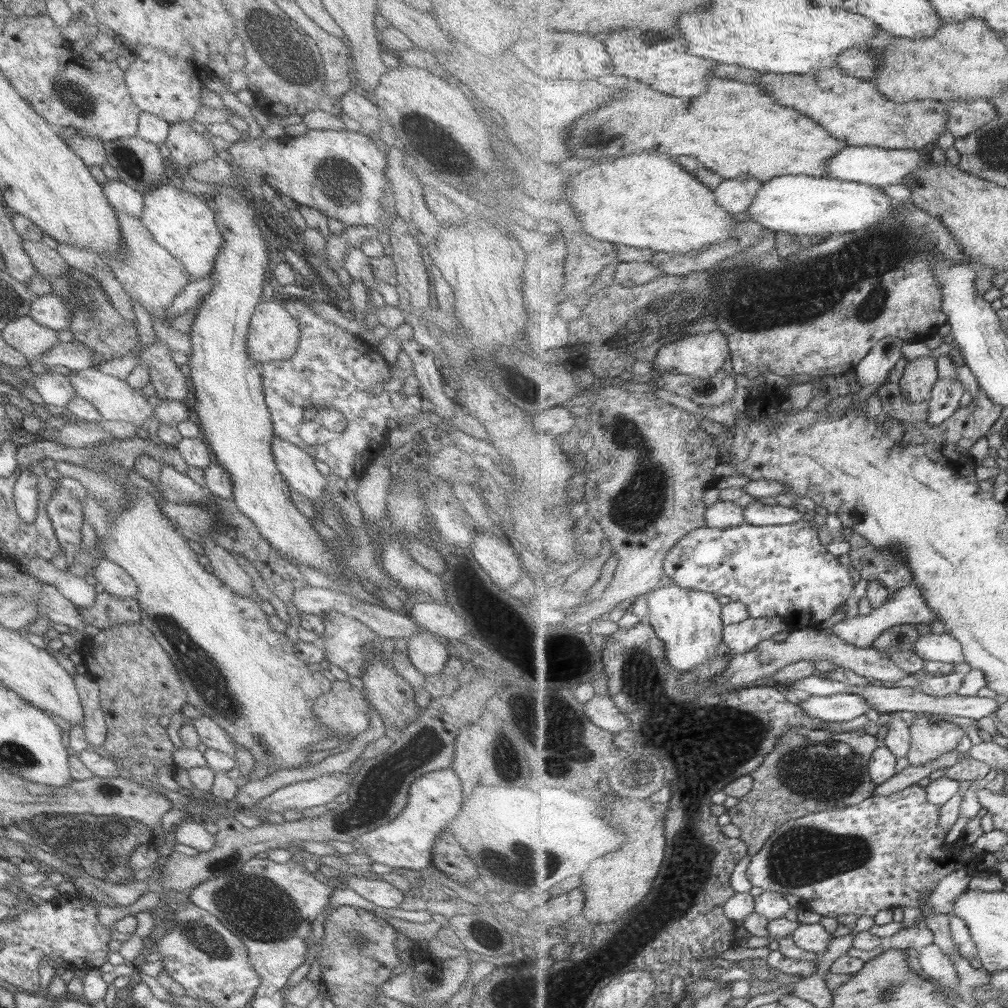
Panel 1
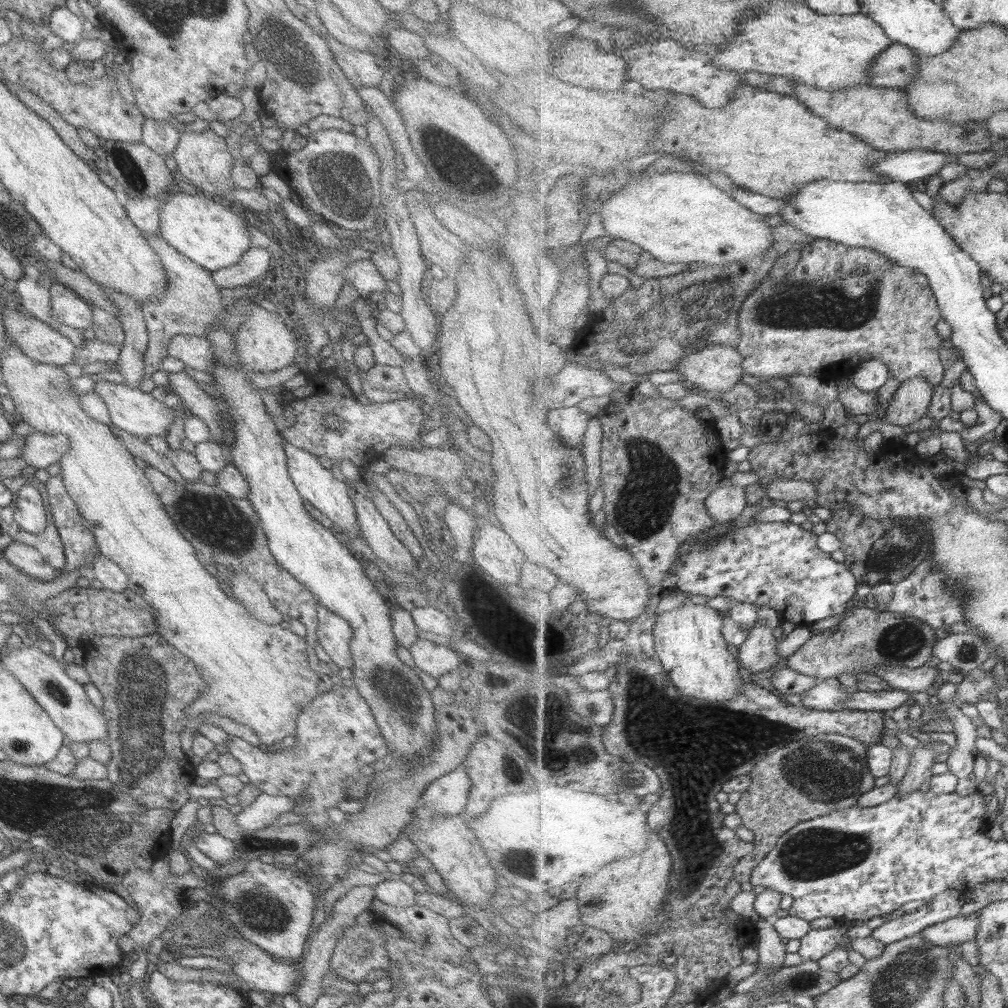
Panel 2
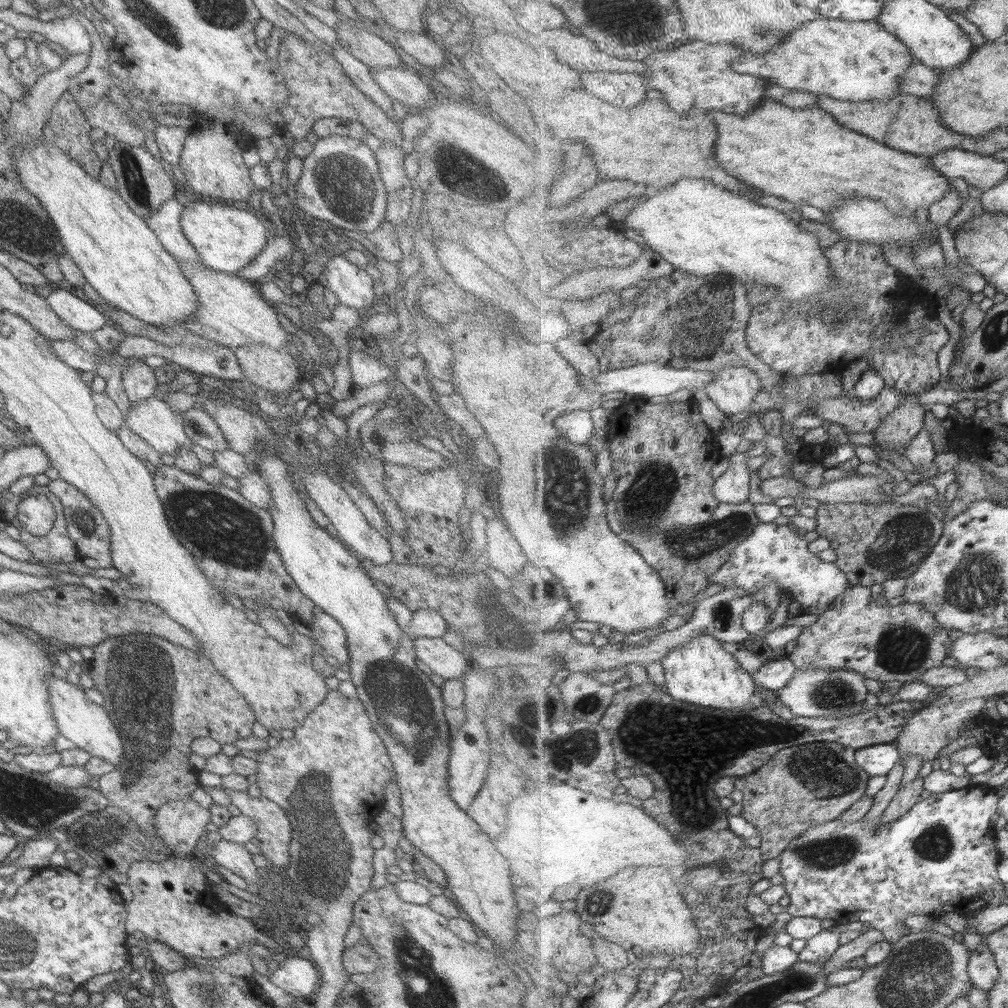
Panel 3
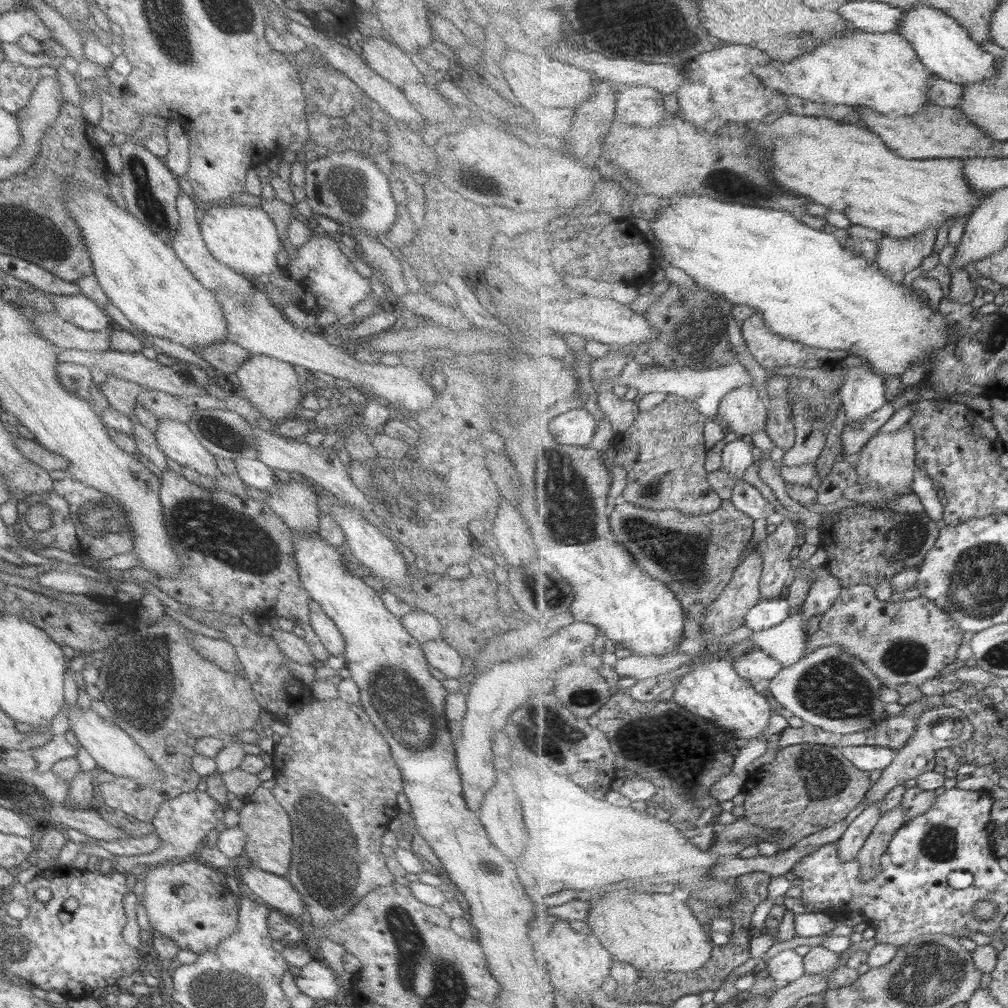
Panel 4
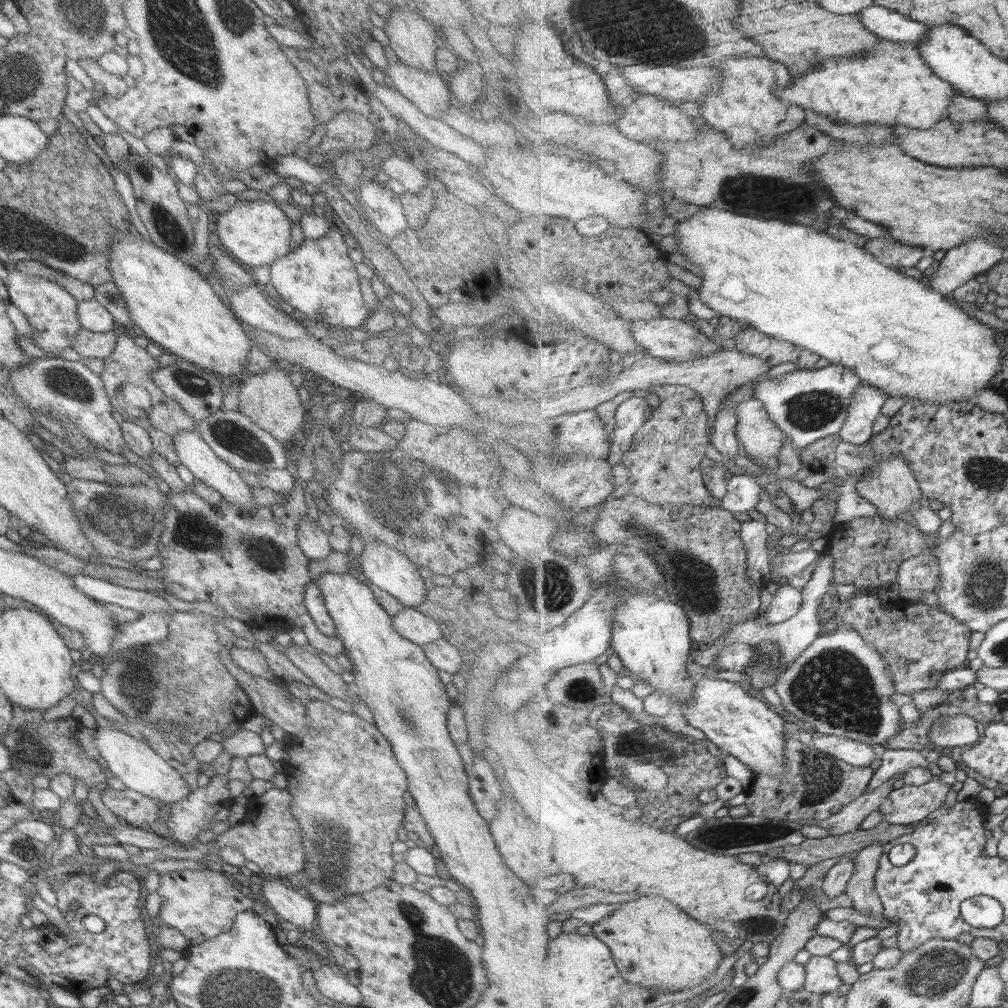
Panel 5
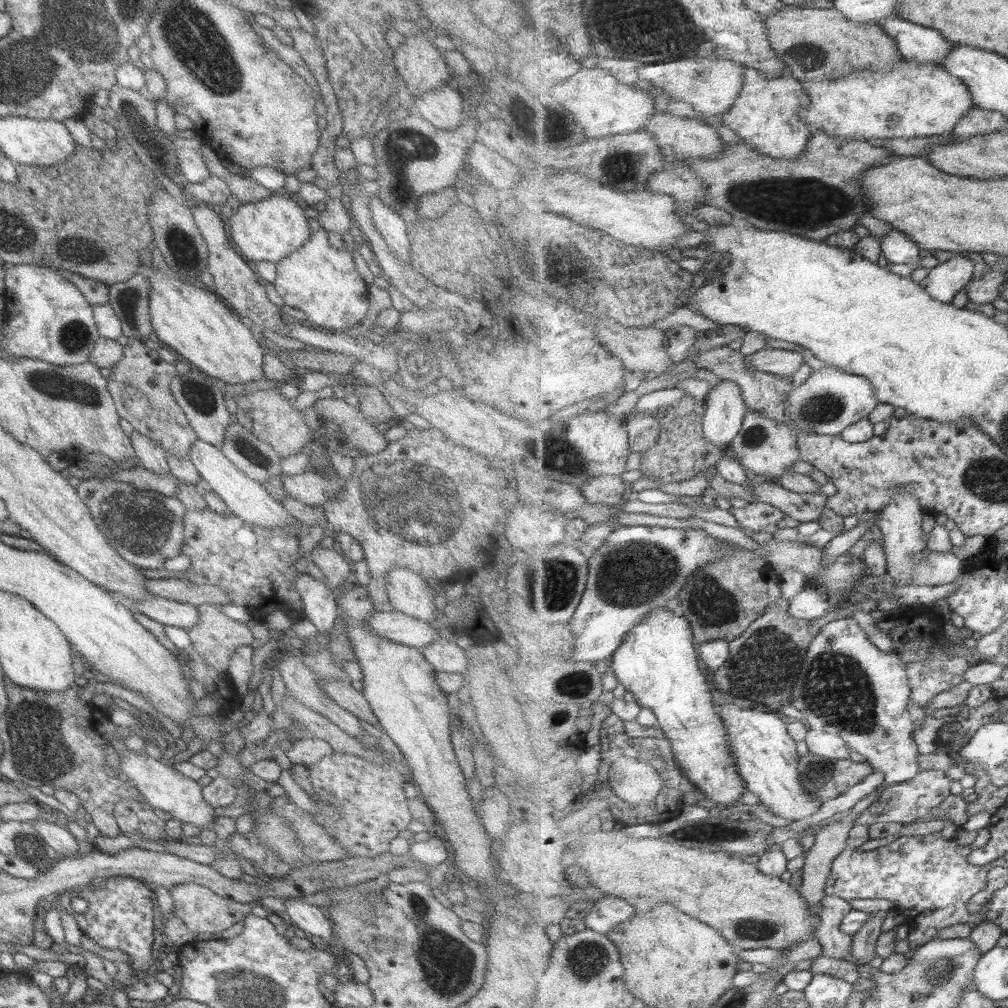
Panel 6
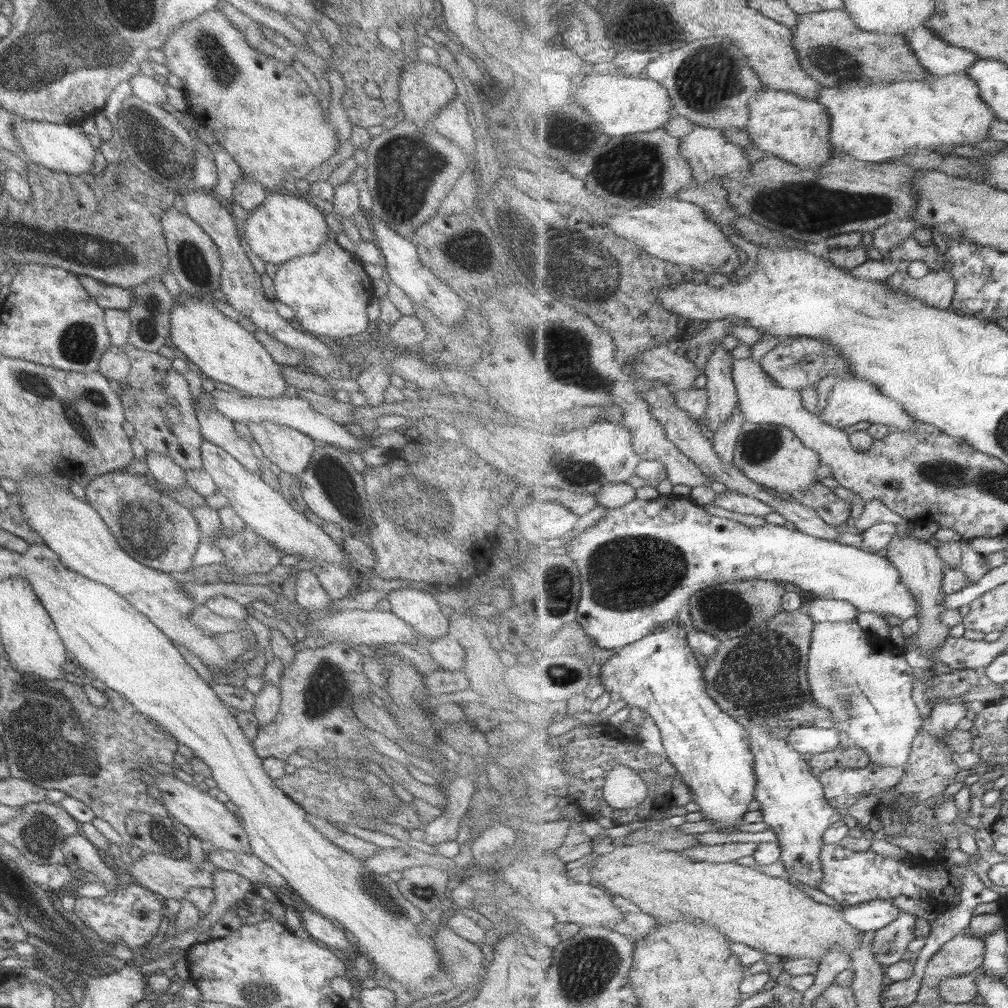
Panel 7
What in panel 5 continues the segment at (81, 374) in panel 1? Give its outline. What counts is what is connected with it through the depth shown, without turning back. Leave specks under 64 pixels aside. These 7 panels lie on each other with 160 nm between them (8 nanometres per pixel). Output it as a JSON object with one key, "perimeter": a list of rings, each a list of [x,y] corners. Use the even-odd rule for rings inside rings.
{"perimeter":[[[180,430],[171,438],[180,465],[191,472],[194,479],[205,484],[205,486],[209,486],[209,489],[215,490],[225,503],[229,503],[237,509],[255,508],[255,504],[251,500],[249,486],[241,480],[235,470],[232,470],[223,460],[217,458],[217,455],[205,444],[205,441],[195,430]]]}

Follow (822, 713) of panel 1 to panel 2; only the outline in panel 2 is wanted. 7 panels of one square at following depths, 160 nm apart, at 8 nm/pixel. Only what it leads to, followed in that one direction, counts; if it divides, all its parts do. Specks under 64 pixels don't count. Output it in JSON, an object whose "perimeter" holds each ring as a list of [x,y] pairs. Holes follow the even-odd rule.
{"perimeter":[[[903,689],[881,690],[879,692],[857,691],[844,700],[843,709],[862,711],[888,711],[891,712],[904,702],[912,703],[911,694]]]}

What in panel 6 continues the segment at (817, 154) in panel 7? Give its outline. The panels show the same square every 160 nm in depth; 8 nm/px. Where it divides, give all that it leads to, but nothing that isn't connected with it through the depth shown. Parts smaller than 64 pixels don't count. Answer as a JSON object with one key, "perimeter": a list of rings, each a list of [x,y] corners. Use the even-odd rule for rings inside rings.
{"perimeter":[[[745,68],[744,90],[736,105],[719,121],[746,144],[771,158],[791,160],[799,158],[808,150],[812,136],[811,127],[804,122],[801,112],[810,104],[810,96],[804,89],[804,82],[793,76],[782,76],[769,80],[755,68]]]}

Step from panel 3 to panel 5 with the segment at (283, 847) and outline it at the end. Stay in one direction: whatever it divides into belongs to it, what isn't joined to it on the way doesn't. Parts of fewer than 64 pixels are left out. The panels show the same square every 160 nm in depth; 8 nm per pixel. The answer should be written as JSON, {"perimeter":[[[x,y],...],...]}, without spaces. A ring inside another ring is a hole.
{"perimeter":[[[271,787],[259,796],[251,796],[251,800],[248,805],[247,816],[243,819],[243,821],[239,822],[234,827],[229,827],[224,832],[217,834],[215,840],[205,844],[192,844],[192,846],[189,846],[187,849],[174,846],[173,843],[166,841],[164,842],[163,848],[158,848],[157,850],[141,850],[137,856],[129,855],[130,861],[135,864],[135,866],[142,869],[145,869],[145,865],[149,866],[155,859],[163,860],[169,858],[173,860],[179,860],[180,858],[183,858],[183,860],[196,860],[202,862],[209,852],[218,852],[220,848],[223,848],[224,846],[230,846],[237,852],[240,852],[241,856],[243,856],[246,862],[253,862],[253,864],[256,864],[260,868],[261,876],[277,878],[278,880],[283,881],[286,877],[301,871],[306,861],[306,854],[302,845],[300,826],[295,820],[295,817],[291,814],[289,805],[290,794],[287,792],[287,790]]]}

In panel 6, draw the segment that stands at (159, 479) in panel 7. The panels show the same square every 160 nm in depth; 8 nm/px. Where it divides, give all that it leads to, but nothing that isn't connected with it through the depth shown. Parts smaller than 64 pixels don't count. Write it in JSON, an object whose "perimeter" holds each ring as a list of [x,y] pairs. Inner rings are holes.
{"perimeter":[[[133,431],[130,436],[130,445],[138,461],[137,466],[155,474],[169,473],[164,450],[152,440]]]}

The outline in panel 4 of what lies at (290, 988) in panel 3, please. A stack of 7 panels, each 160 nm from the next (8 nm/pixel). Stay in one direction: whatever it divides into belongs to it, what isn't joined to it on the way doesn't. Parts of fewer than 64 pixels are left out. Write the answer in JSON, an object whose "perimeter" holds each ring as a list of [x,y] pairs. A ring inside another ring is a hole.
{"perimeter":[[[309,962],[300,969],[299,976],[295,980],[295,986],[299,992],[316,1000],[332,1002],[334,998],[345,998],[348,994],[341,985],[335,982],[335,976],[326,966],[321,966],[319,962]]]}

